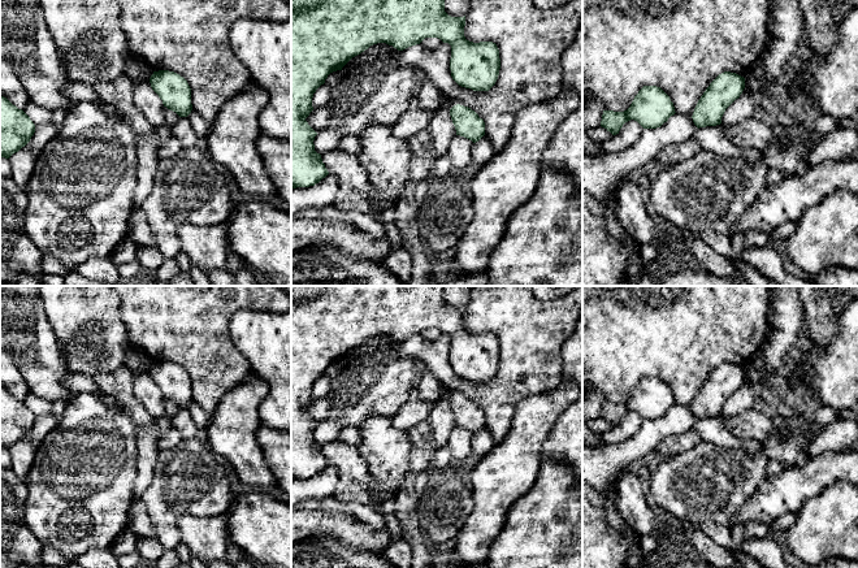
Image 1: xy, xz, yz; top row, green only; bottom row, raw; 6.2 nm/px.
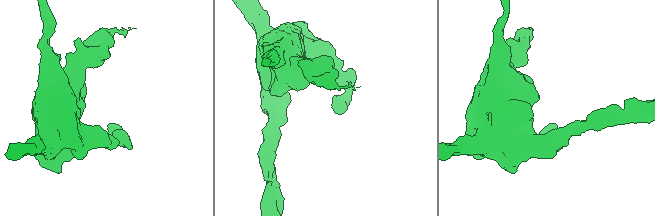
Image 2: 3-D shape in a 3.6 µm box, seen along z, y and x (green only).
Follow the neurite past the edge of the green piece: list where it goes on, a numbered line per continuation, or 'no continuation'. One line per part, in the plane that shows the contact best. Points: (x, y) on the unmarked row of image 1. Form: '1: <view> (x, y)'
no continuation

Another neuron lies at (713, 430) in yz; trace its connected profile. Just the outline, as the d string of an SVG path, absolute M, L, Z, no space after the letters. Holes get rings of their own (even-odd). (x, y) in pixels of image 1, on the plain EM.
M720 416L699 419L694 429L703 442L718 447L741 451L744 454L764 452L763 443L757 441L742 441L734 437L724 425Z

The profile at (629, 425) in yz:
M630 411L623 416L616 426L601 433L601 438L607 446L624 442L640 432L642 421L644 419L637 412Z

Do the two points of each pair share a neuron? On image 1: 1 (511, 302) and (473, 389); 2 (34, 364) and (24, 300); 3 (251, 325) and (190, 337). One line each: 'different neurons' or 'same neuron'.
1: same neuron
2: same neuron
3: different neurons

